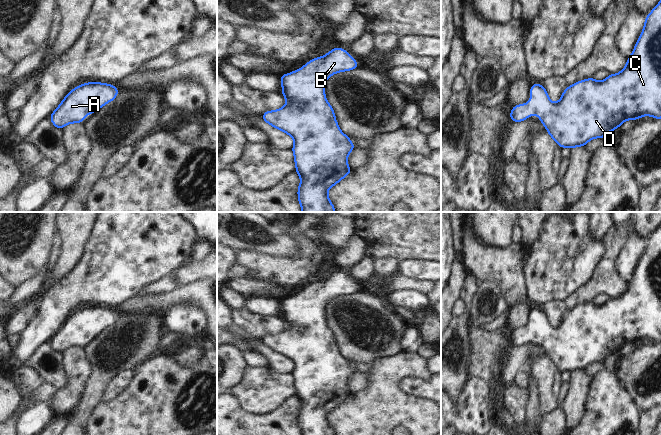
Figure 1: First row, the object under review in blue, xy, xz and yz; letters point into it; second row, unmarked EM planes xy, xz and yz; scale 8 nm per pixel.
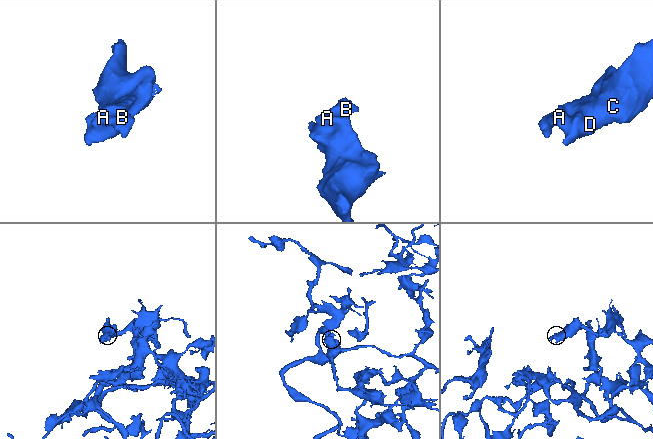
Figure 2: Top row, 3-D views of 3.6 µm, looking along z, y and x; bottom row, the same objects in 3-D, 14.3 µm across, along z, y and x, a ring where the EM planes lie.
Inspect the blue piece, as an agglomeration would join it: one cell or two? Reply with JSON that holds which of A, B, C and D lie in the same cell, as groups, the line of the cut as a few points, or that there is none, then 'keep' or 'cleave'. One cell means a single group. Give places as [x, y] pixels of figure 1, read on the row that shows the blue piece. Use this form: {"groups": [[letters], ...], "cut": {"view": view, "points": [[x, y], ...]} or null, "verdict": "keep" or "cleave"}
{"groups": [["A", "B", "C", "D"]], "cut": null, "verdict": "keep"}

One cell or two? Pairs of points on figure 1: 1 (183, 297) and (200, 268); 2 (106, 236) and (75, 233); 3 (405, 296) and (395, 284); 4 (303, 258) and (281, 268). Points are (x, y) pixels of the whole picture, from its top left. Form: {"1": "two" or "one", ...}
{"1": "two", "2": "two", "3": "two", "4": "one"}

